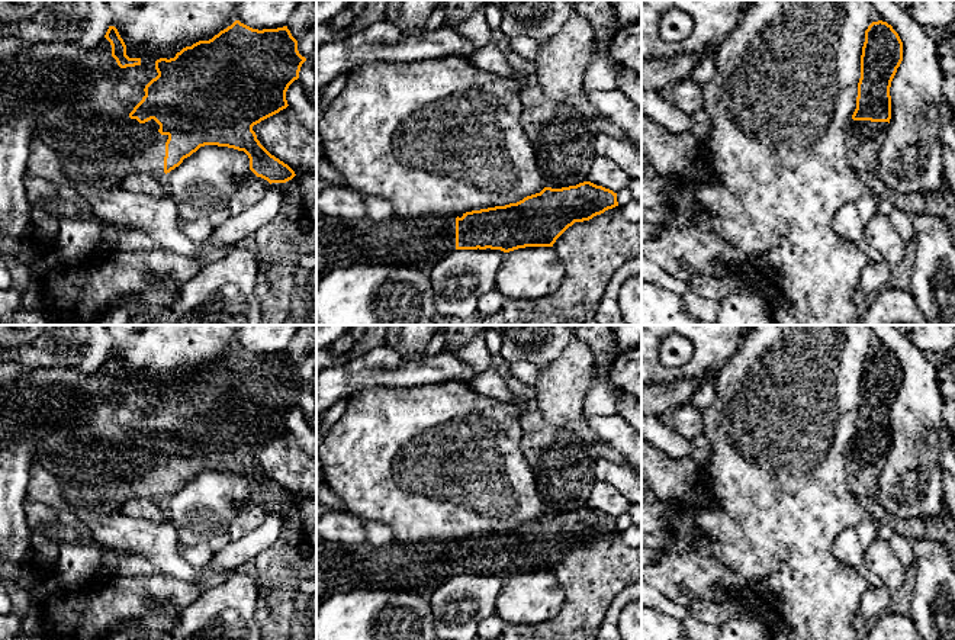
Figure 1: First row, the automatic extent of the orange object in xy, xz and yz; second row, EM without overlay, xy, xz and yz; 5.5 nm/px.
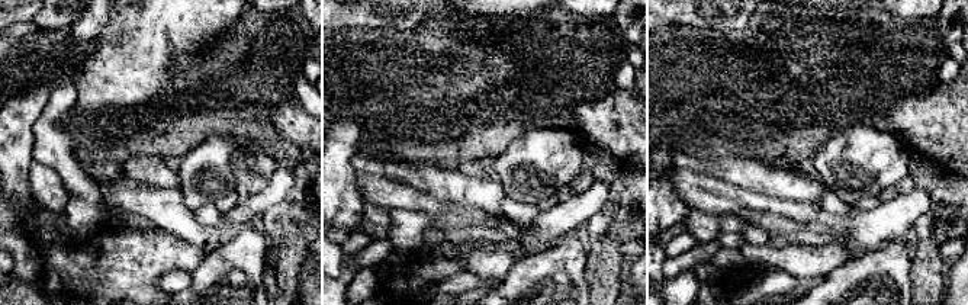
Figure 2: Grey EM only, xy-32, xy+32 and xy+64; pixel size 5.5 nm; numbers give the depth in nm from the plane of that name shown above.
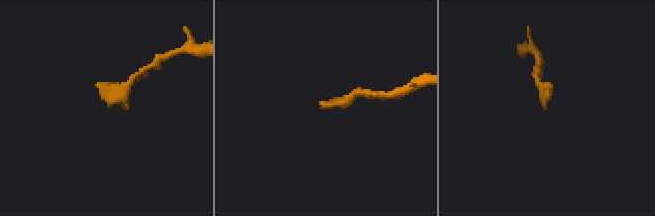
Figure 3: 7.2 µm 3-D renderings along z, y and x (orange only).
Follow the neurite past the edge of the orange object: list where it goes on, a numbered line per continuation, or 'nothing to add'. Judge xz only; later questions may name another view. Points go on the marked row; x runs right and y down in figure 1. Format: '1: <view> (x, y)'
1: xz (421, 243)

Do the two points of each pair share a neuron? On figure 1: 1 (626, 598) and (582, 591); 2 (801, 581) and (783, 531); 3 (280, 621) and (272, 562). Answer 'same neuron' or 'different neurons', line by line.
1: different neurons
2: same neuron
3: same neuron

